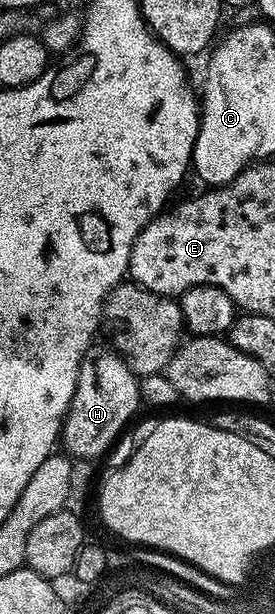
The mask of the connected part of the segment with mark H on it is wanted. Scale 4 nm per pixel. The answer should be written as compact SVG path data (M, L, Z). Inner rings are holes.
M109 351L110 353L102 353L98 358L93 361L93 359L87 360L85 364L82 366L82 371L78 376L78 386L76 387L76 391L72 395L72 403L70 404L70 410L66 412L66 419L62 422L62 432L60 434L60 445L63 450L71 458L79 459L78 457L83 457L84 460L90 461L93 457L98 457L101 453L106 453L110 449L110 444L113 443L114 440L117 439L118 436L122 433L122 428L125 427L126 424L129 423L130 420L134 417L134 412L137 411L138 405L141 406L143 404L142 397L142 387L140 384L139 374L131 368L129 361L122 355L122 353L118 351Z

